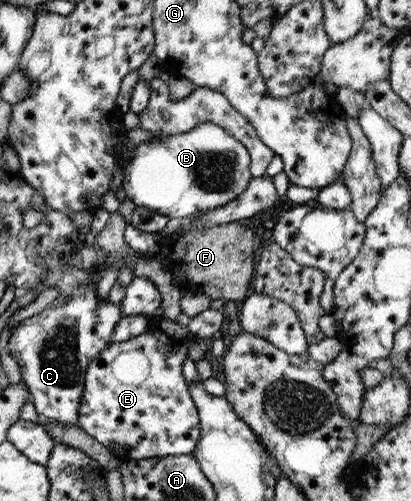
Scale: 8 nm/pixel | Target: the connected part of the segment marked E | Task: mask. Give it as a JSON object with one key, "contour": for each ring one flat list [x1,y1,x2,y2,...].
{"contour":[[158,316,156,321,154,321,146,331,140,333,140,335,136,335,122,342,110,342,96,357,91,359,85,370,84,387,80,404,78,404,77,426,84,431,84,433,90,435,94,441,108,447,120,460,139,460,142,458,159,458,165,455,190,454,196,442,198,442,198,438,200,438,200,425,196,406,192,402,190,392,188,392,188,385,182,376,182,365,184,364,184,359,187,357,186,353,188,353,188,347,190,347,190,343,192,343,193,337,194,335,184,329,176,320]]}

